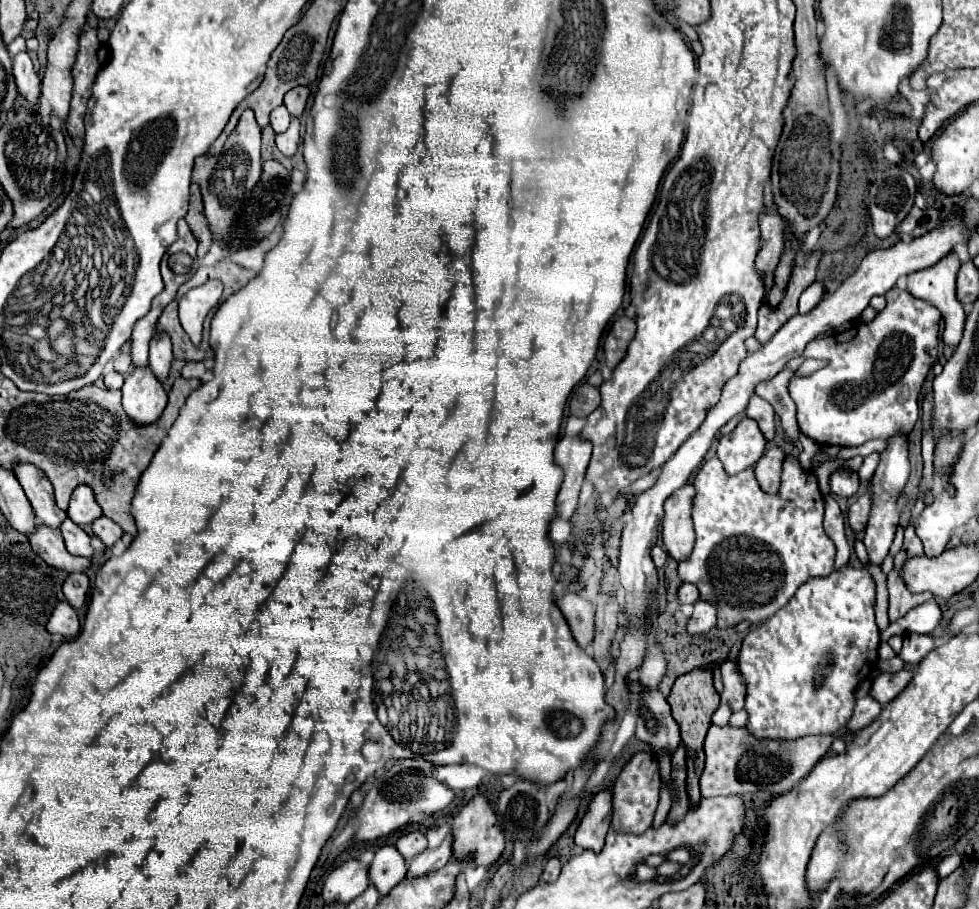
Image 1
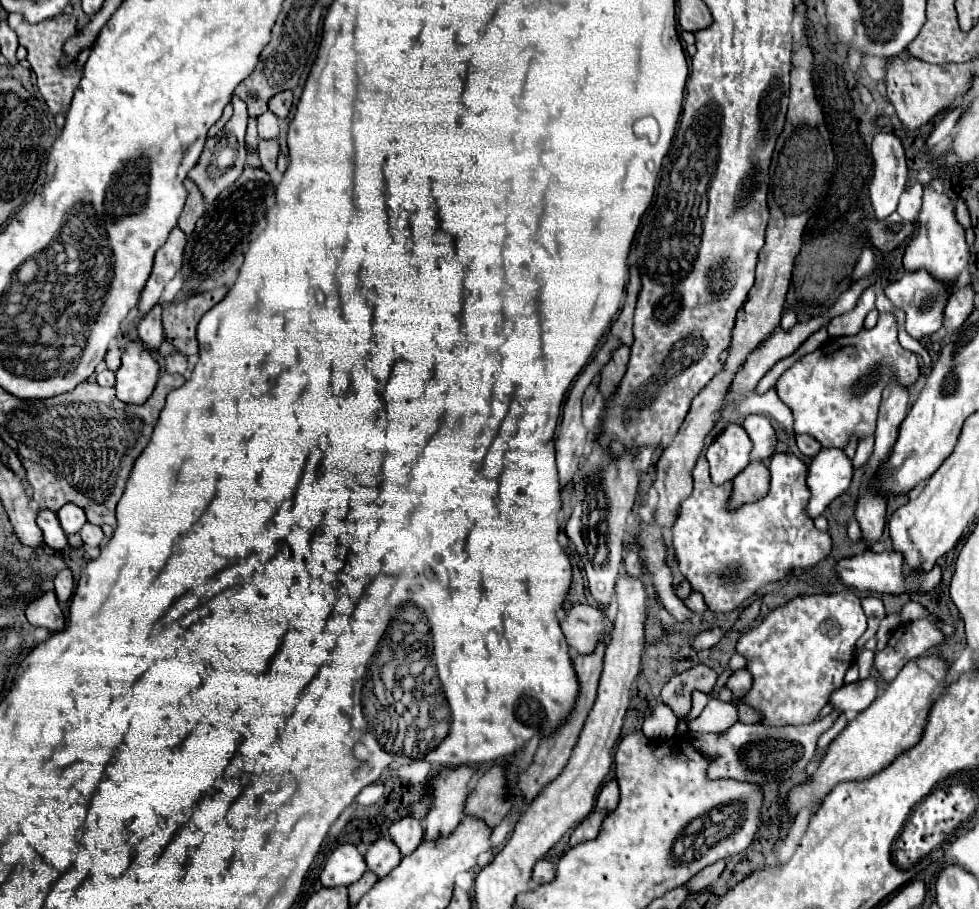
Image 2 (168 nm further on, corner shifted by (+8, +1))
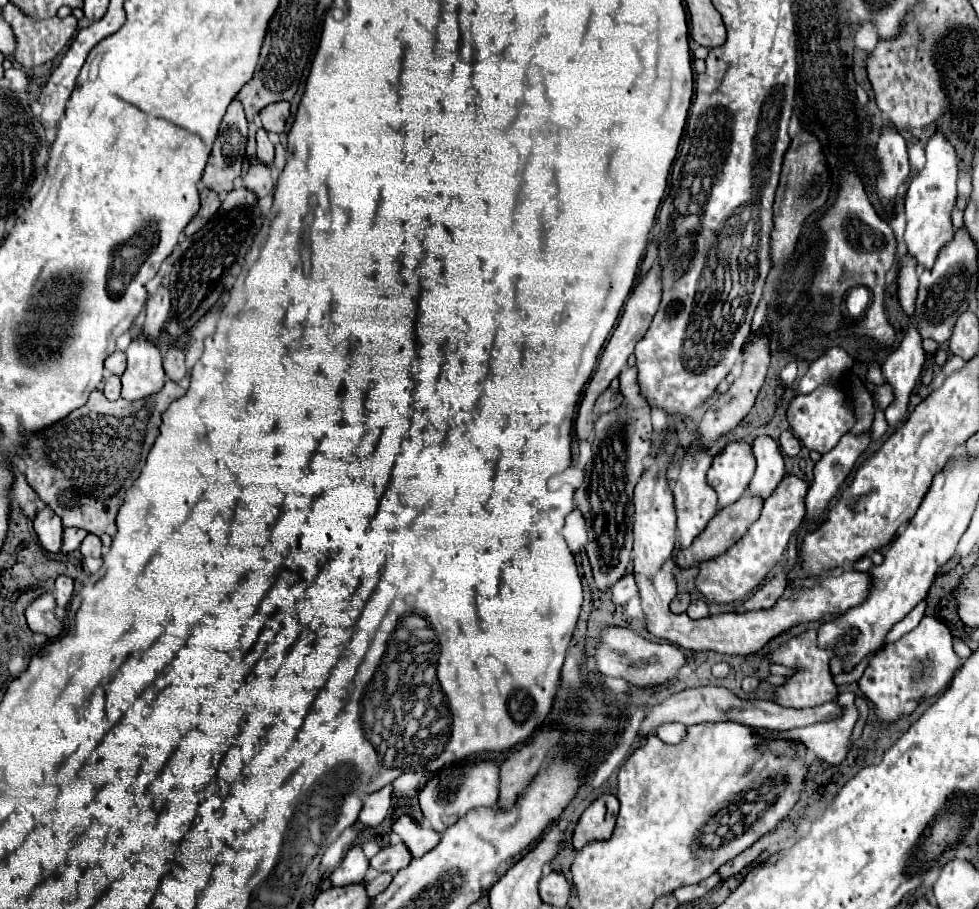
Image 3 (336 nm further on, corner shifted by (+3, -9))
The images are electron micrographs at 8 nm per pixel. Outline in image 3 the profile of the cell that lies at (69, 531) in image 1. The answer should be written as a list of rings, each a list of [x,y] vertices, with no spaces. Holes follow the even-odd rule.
[[[46,506],[34,518],[34,530],[38,534],[40,544],[48,552],[58,552],[62,546],[62,522],[60,518]]]

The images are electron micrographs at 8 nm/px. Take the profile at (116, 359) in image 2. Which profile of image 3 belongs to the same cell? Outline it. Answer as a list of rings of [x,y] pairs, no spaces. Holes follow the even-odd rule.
[[[116,350],[114,354],[110,354],[110,356],[106,358],[104,366],[106,366],[106,370],[108,370],[110,374],[122,376],[122,374],[124,374],[124,370],[126,370],[126,354],[124,354],[124,352],[120,352],[120,350]]]

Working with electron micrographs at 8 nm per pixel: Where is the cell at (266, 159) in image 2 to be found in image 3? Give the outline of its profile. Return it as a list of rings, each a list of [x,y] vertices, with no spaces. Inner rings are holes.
[[[254,164],[250,166],[248,174],[242,178],[242,184],[256,194],[256,198],[264,198],[272,192],[274,188],[274,182],[272,182],[272,176],[270,176],[270,168],[268,166],[262,166],[262,164]]]

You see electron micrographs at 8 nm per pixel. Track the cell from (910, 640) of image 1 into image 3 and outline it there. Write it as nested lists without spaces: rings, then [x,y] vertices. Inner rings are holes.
[[[924,616],[922,622],[896,642],[884,644],[868,662],[862,678],[858,680],[862,696],[874,706],[880,724],[892,724],[898,718],[910,716],[924,700],[940,694],[956,670],[960,656],[952,648],[952,634],[946,624],[934,616]]]

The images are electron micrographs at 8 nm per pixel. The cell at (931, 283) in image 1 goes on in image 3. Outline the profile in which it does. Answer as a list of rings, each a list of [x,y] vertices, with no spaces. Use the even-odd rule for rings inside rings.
[[[936,132],[926,144],[926,164],[910,180],[910,186],[906,192],[904,240],[906,240],[908,252],[924,268],[932,268],[940,248],[946,242],[950,242],[950,238],[954,236],[954,226],[952,226],[950,214],[952,214],[952,208],[956,206],[956,174],[958,174],[956,150],[942,132]]]

